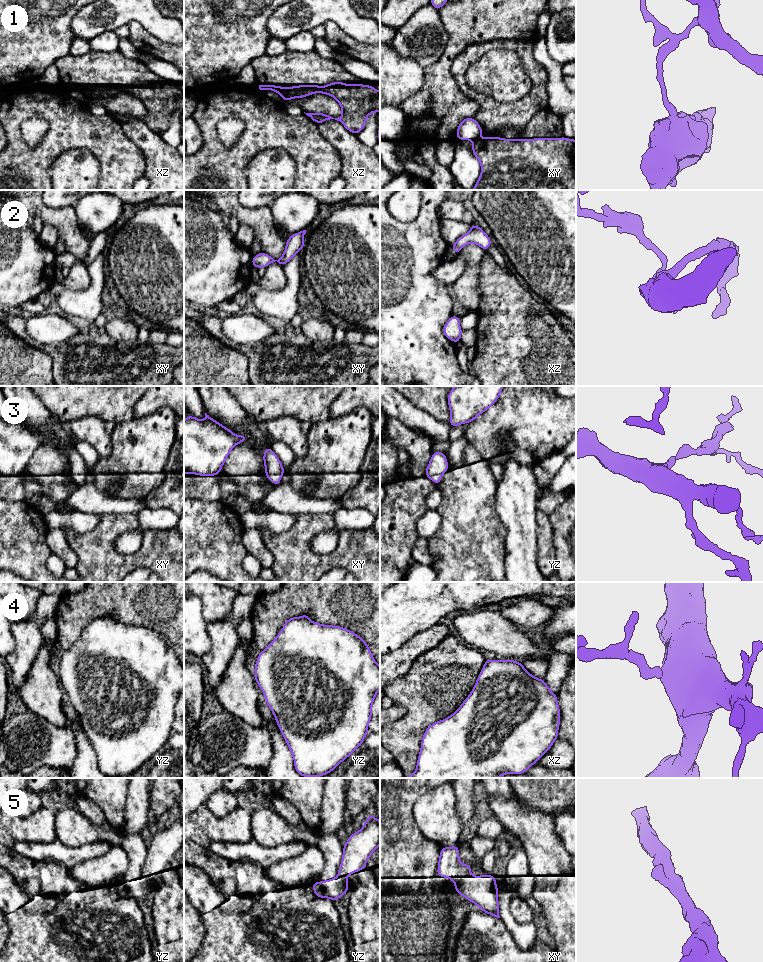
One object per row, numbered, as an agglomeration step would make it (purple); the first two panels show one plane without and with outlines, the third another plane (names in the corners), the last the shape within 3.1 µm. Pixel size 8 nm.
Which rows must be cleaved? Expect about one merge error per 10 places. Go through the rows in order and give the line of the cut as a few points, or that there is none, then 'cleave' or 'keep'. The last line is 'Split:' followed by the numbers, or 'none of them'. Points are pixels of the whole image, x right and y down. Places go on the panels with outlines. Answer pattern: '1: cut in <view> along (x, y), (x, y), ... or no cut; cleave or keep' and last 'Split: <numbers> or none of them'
1: cut in xz along (273, 85), (279, 92); cleave
2: no cut; keep
3: no cut; keep
4: no cut; keep
5: no cut; keep
Split: 1

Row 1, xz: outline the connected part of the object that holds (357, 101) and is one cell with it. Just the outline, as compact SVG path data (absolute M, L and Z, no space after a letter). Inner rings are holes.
M333 82L325 86L299 85L284 88L274 85L274 87L284 102L315 93L323 93L335 98L341 106L340 118L333 118L325 113L304 113L317 124L335 119L356 135L365 127L366 119L371 113L380 112L380 91L371 85Z

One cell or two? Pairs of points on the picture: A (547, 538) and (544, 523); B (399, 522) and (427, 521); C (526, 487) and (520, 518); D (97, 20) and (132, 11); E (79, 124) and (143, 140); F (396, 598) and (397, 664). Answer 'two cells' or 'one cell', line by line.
A: one cell
B: two cells
C: one cell
D: one cell
E: two cells
F: two cells

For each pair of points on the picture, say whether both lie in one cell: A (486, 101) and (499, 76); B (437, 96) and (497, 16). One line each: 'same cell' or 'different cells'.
A: different cells
B: same cell

